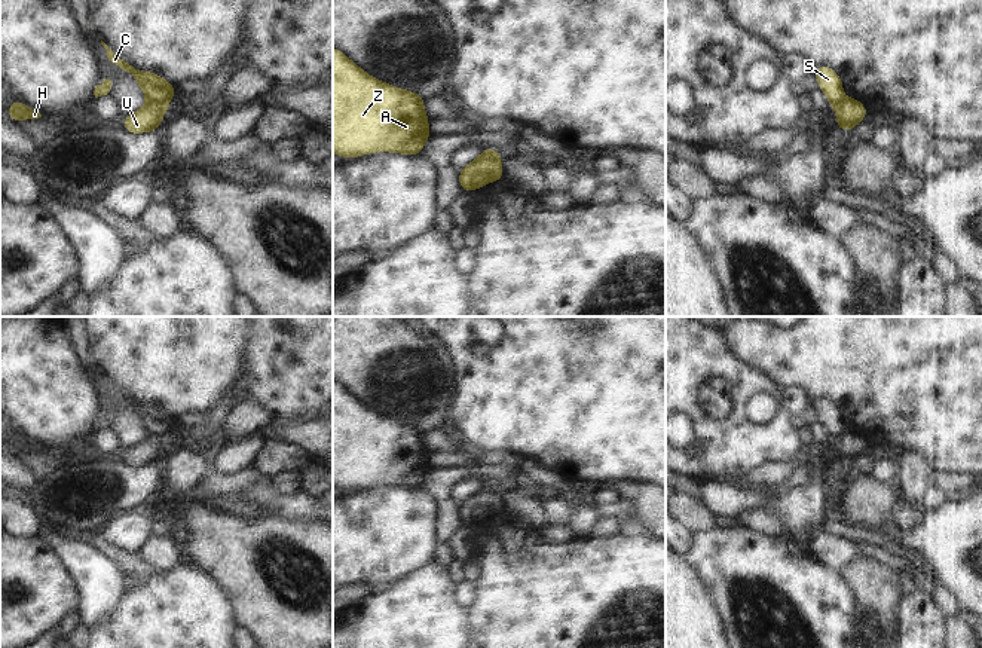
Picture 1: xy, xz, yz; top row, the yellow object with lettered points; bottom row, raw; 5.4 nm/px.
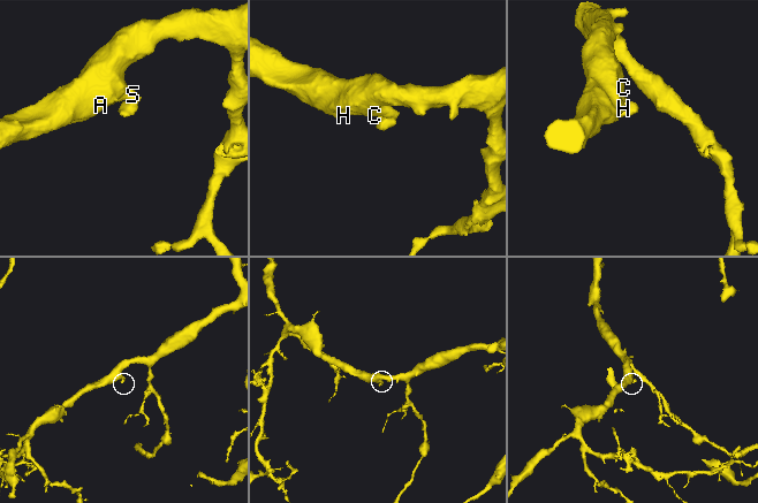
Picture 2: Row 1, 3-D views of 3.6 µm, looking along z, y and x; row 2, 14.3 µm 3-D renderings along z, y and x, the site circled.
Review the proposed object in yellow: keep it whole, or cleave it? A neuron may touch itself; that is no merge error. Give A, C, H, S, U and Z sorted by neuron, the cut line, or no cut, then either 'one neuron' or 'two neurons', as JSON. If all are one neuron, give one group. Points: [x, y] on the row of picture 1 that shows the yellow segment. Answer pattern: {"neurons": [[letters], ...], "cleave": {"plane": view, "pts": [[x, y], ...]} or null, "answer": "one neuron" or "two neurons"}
{"neurons": [["A", "C", "H", "S", "Z"], ["U"]], "cleave": {"plane": "xy", "pts": [[149, 101], [167, 106]]}, "answer": "two neurons"}

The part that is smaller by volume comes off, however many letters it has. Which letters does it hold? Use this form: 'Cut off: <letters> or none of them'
Cut off: U

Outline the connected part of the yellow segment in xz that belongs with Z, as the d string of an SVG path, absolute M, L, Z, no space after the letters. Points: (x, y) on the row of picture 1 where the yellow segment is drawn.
M333 48L333 153L342 155L345 159L374 152L422 155L422 146L432 137L428 132L428 122L431 119L422 108L426 100L412 91L398 89L371 77L342 51Z

